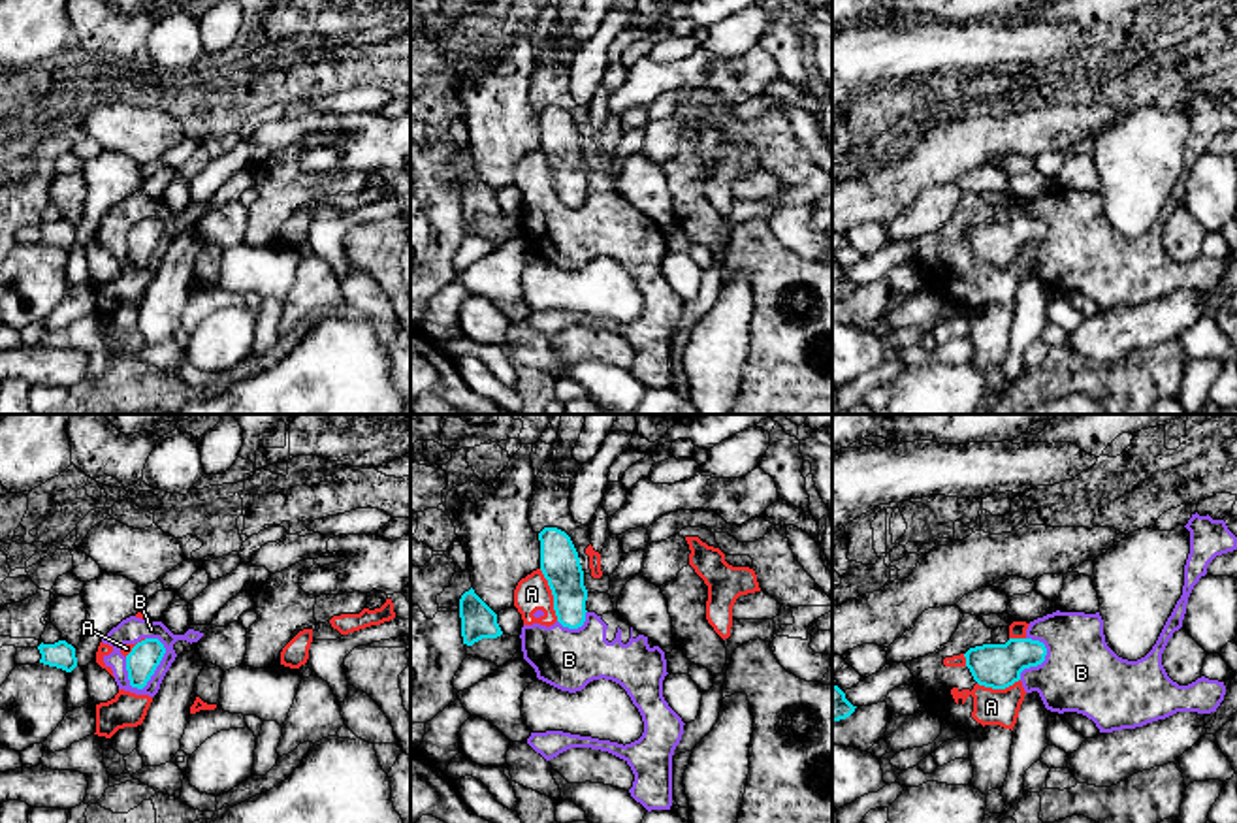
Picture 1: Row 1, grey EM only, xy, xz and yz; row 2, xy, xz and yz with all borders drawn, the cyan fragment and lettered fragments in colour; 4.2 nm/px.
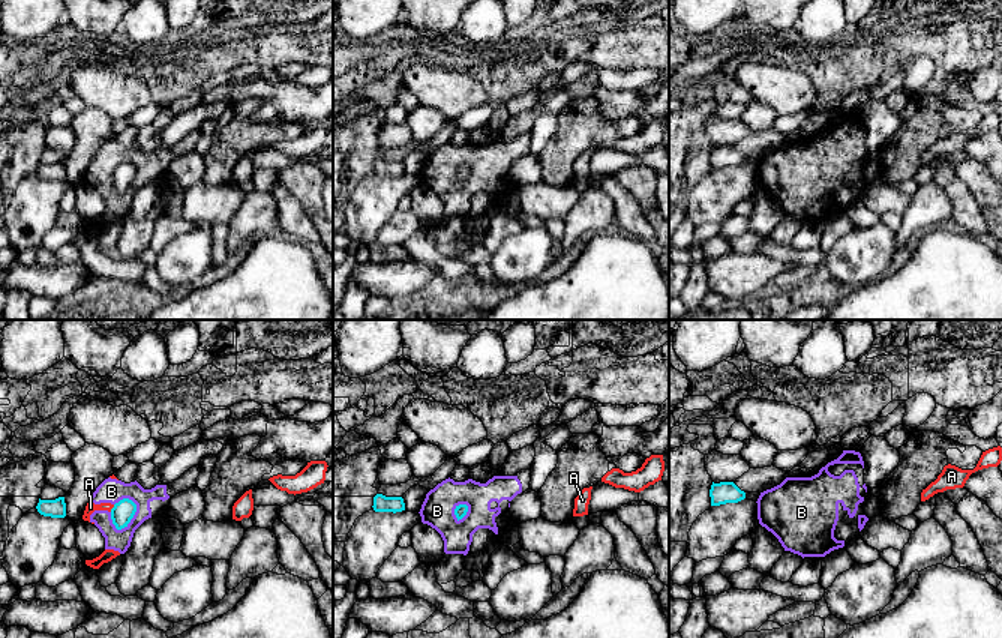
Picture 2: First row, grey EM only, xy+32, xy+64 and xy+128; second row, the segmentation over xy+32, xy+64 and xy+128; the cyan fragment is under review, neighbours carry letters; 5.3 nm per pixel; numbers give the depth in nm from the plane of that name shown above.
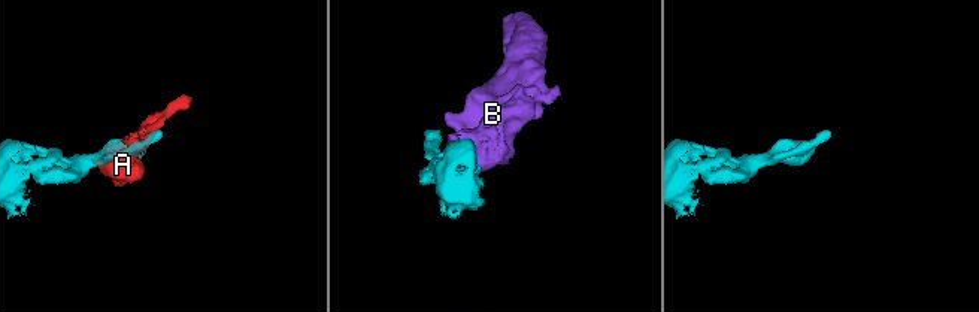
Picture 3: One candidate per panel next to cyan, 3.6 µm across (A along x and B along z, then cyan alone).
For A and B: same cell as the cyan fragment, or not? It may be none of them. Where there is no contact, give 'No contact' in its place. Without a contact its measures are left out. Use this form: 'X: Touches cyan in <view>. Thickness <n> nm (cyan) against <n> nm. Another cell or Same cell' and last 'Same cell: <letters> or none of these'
A: Touches cyan in xz. Thickness 170 nm (cyan) against 150 nm. Another cell
B: Touches cyan in xy. Thickness 140 nm (cyan) against 110 nm. Another cell
Same cell: none of these

